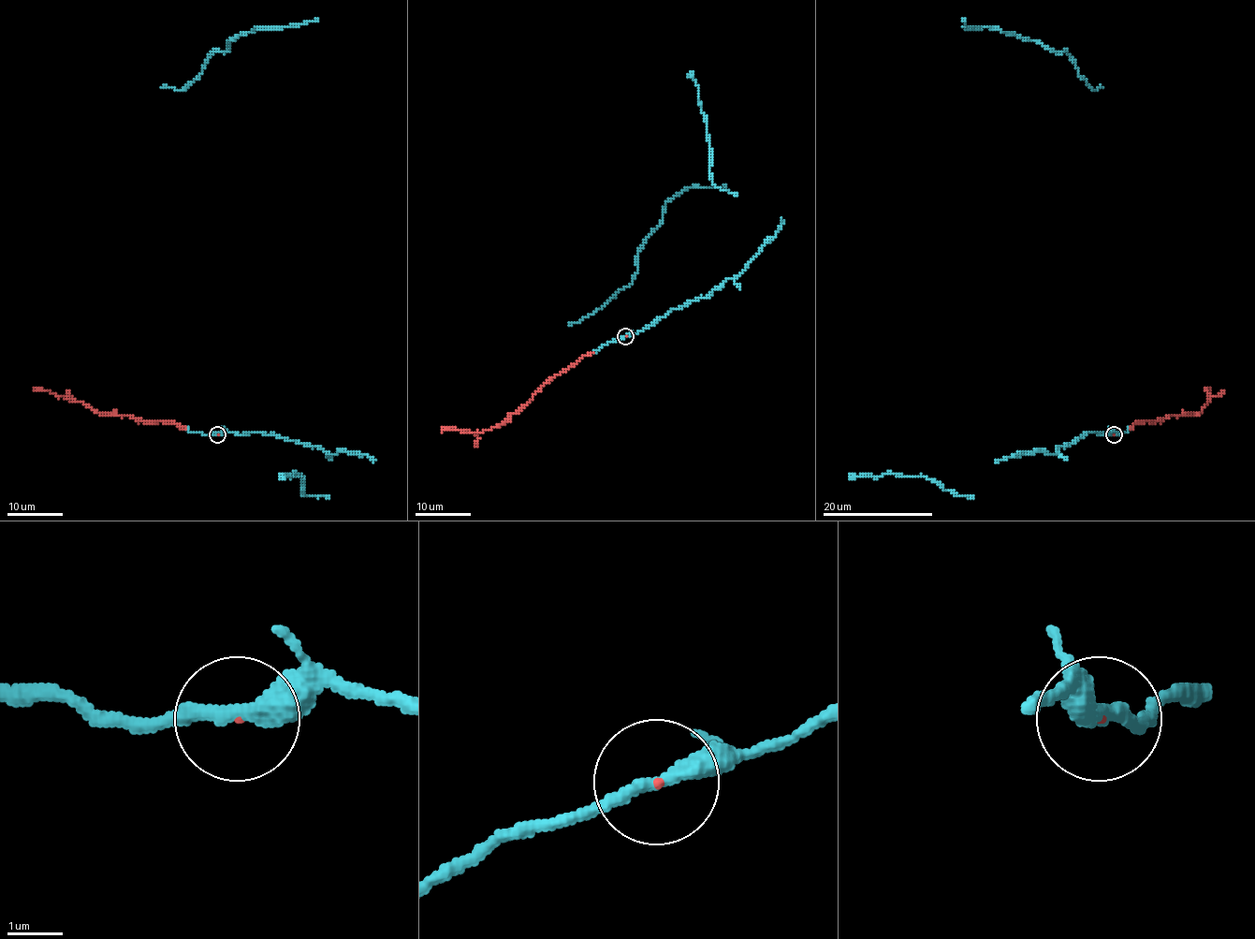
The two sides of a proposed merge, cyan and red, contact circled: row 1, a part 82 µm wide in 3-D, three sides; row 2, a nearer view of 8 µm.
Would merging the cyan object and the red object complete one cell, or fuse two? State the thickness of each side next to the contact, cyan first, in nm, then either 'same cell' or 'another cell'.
calibres 320 and 50 nm; same cell

